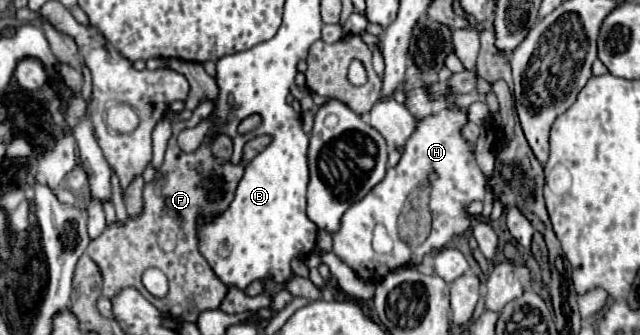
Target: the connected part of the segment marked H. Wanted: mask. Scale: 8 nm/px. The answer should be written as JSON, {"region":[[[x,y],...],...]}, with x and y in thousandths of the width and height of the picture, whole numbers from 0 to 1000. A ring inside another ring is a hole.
{"region":[[[641,194],[638,200],[638,242],[631,248],[631,272],[638,278],[634,319],[656,355],[650,391],[638,415],[628,475],[619,499],[603,510],[603,528],[559,606],[553,606],[534,648],[531,690],[519,701],[522,713],[522,755],[544,785],[547,803],[556,809],[559,827],[569,839],[594,839],[603,827],[606,809],[622,803],[641,785],[644,749],[641,737],[622,707],[622,642],[634,600],[634,588],[656,552],[656,540],[669,540],[672,552],[672,630],[675,630],[675,731],[681,743],[694,737],[709,701],[725,696],[734,678],[734,654],[725,618],[738,600],[756,594],[756,516],[741,481],[738,427],[728,421],[719,397],[722,373],[731,361],[725,331],[706,331],[697,290],[681,301],[666,290],[659,254],[659,218]],[[586,678],[602,684],[611,710],[614,740],[588,752],[581,737]]]}

